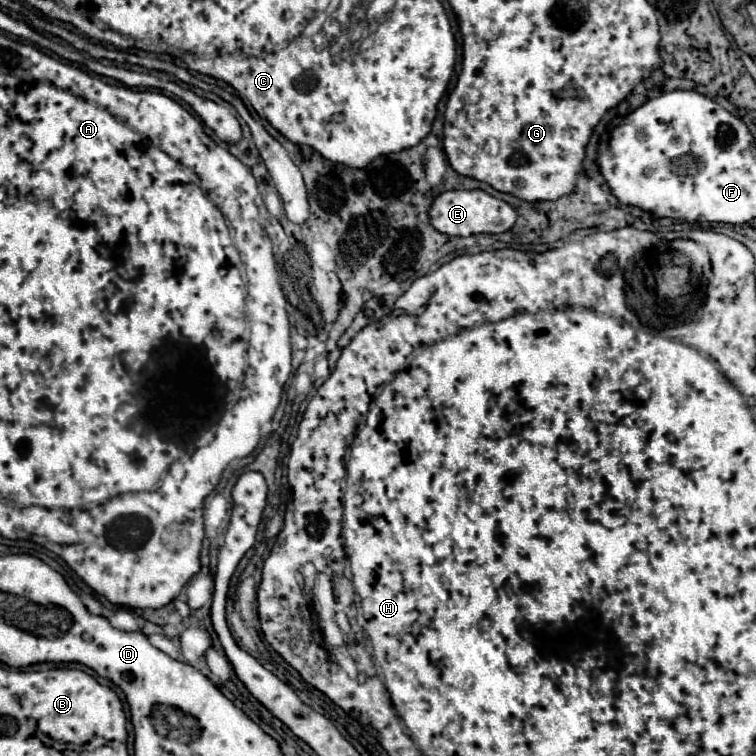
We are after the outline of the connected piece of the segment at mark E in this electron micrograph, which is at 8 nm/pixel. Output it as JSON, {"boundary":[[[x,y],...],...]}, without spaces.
{"boundary":[[[482,189],[444,191],[434,199],[430,207],[430,221],[434,223],[434,229],[446,235],[460,235],[460,237],[470,237],[476,233],[504,233],[514,227],[516,219],[518,219],[518,213],[512,205],[484,193]]]}

